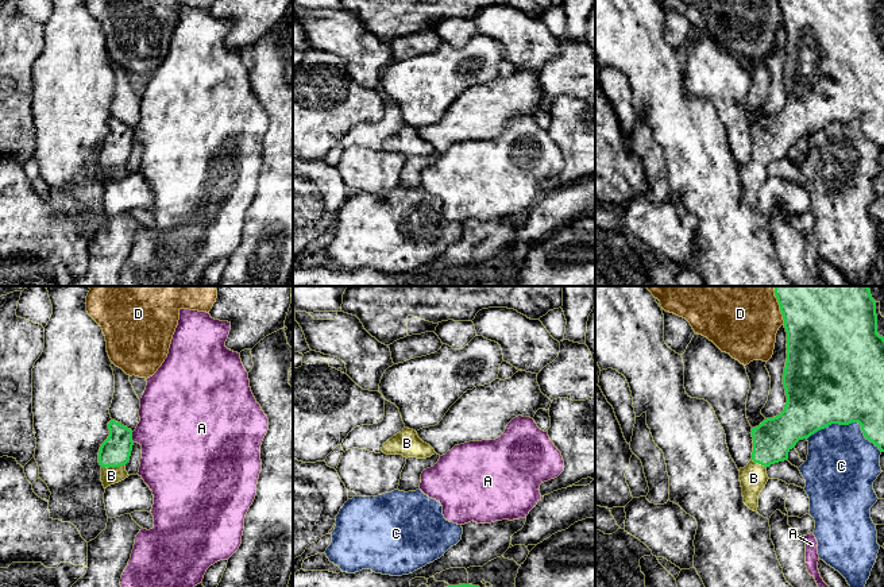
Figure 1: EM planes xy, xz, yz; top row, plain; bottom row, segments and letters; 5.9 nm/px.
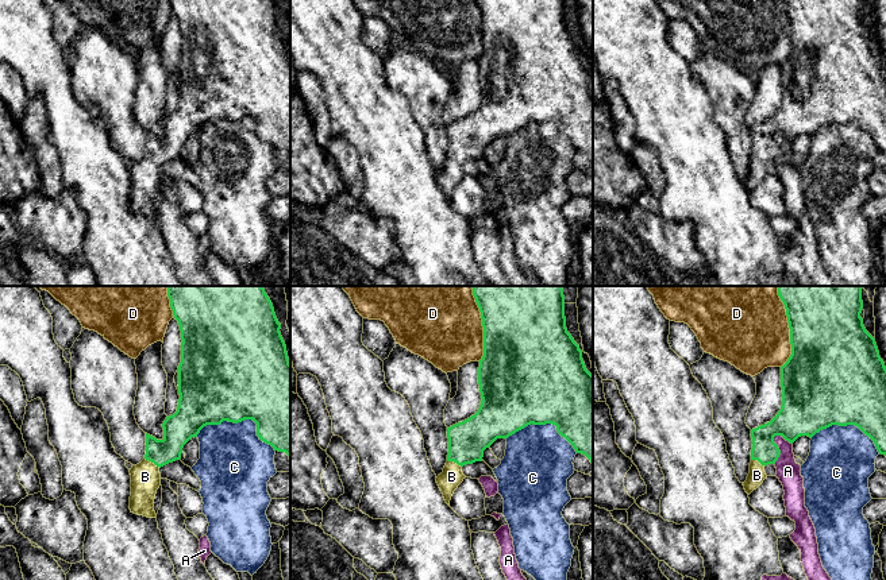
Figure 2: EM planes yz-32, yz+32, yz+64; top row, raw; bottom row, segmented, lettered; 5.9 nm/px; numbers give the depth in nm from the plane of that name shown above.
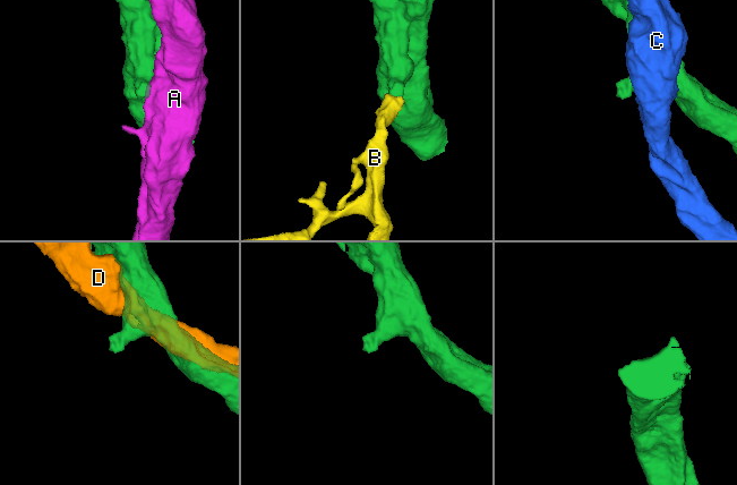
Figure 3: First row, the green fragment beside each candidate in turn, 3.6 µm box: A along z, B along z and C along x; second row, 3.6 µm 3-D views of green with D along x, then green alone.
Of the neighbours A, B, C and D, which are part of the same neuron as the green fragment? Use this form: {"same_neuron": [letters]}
{"same_neuron": ["B"]}

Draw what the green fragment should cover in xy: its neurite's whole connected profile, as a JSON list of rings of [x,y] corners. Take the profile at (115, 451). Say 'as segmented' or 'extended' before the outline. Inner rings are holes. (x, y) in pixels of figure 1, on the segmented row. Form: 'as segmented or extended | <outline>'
extended | [[[111,420],[108,424],[109,436],[101,444],[99,463],[101,466],[101,482],[104,488],[128,478],[126,464],[132,451],[132,430]]]

